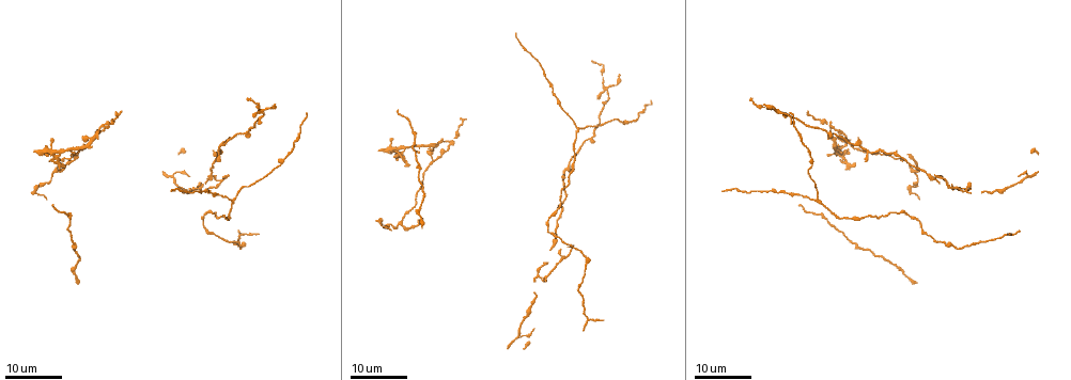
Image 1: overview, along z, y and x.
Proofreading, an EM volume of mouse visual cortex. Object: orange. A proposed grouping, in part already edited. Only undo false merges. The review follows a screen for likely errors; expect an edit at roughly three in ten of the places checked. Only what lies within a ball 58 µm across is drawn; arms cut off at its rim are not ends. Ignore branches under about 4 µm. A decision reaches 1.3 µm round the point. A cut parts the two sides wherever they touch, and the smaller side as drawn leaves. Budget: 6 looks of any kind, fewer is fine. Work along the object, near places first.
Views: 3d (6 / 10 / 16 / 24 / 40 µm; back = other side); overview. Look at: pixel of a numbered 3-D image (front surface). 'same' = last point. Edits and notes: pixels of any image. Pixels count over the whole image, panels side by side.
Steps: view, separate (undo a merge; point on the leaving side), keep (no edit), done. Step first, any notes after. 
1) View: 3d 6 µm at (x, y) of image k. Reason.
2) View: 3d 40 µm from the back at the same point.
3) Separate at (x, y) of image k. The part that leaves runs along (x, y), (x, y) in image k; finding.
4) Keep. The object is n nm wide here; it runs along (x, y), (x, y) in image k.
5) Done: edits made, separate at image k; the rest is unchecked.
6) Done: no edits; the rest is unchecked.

View: 3d 16 µm at (966, 184) of image 1. Abrupt turn.

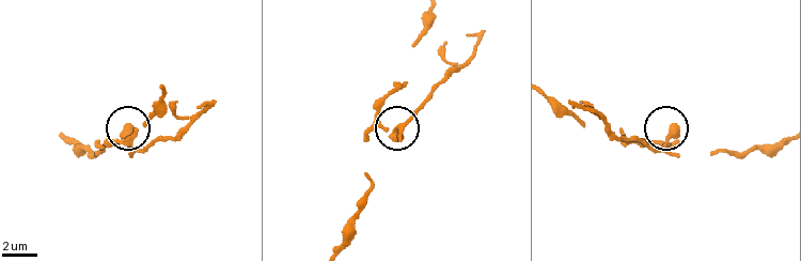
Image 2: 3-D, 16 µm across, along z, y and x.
View: 3d 10 µm at (670, 136) of image 2.

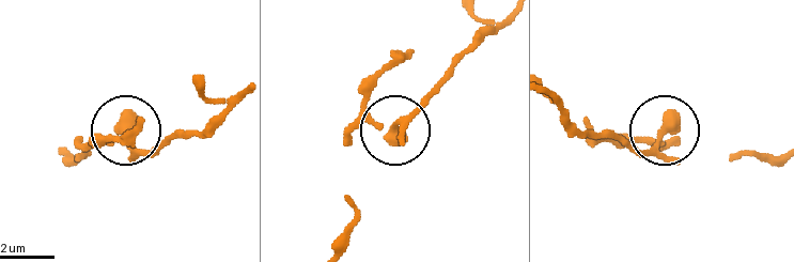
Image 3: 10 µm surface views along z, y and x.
Separate at (158, 148) of image 3. The part that leaves runs along (398, 123), (506, 15) in image 3; two neurons meet here.

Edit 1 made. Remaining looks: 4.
View: overview.

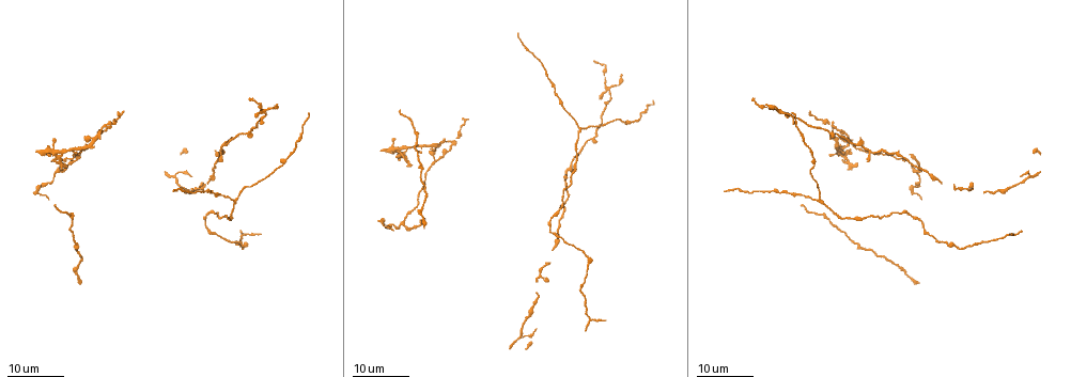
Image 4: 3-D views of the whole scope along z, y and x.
View: 3d 16 µm at (860, 146) of image 4. Arms part here.

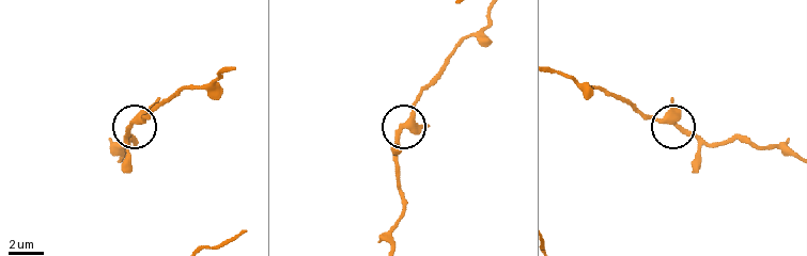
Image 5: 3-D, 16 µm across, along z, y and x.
View: 3d 6 µm at (407, 125) of image 5. Closer look.

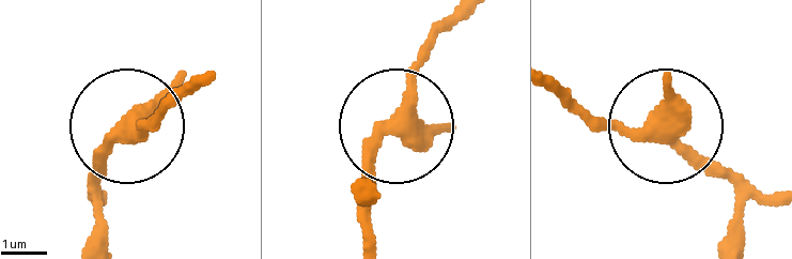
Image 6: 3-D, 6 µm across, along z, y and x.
Keep. The side arm is 18 µm long; all the same neuron.

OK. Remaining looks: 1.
Done: edits made, separate at image 3; the rest is unchecked.

